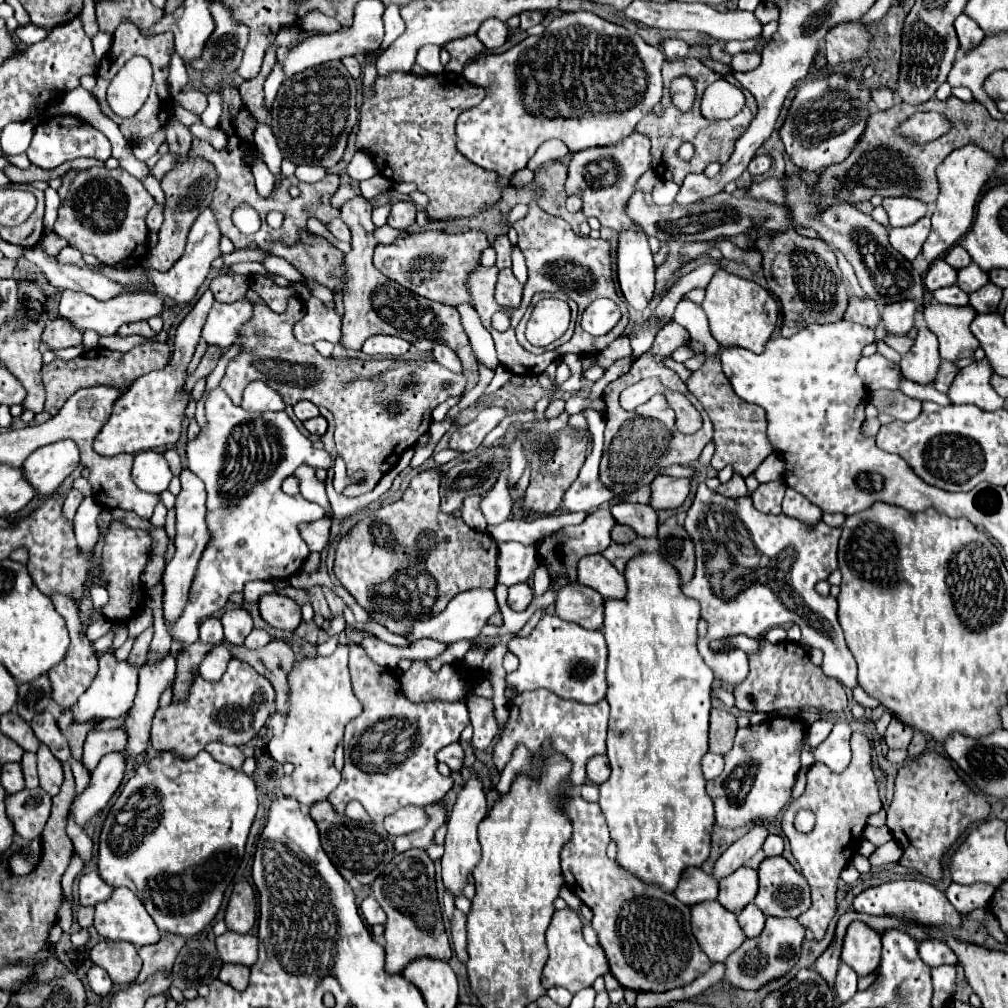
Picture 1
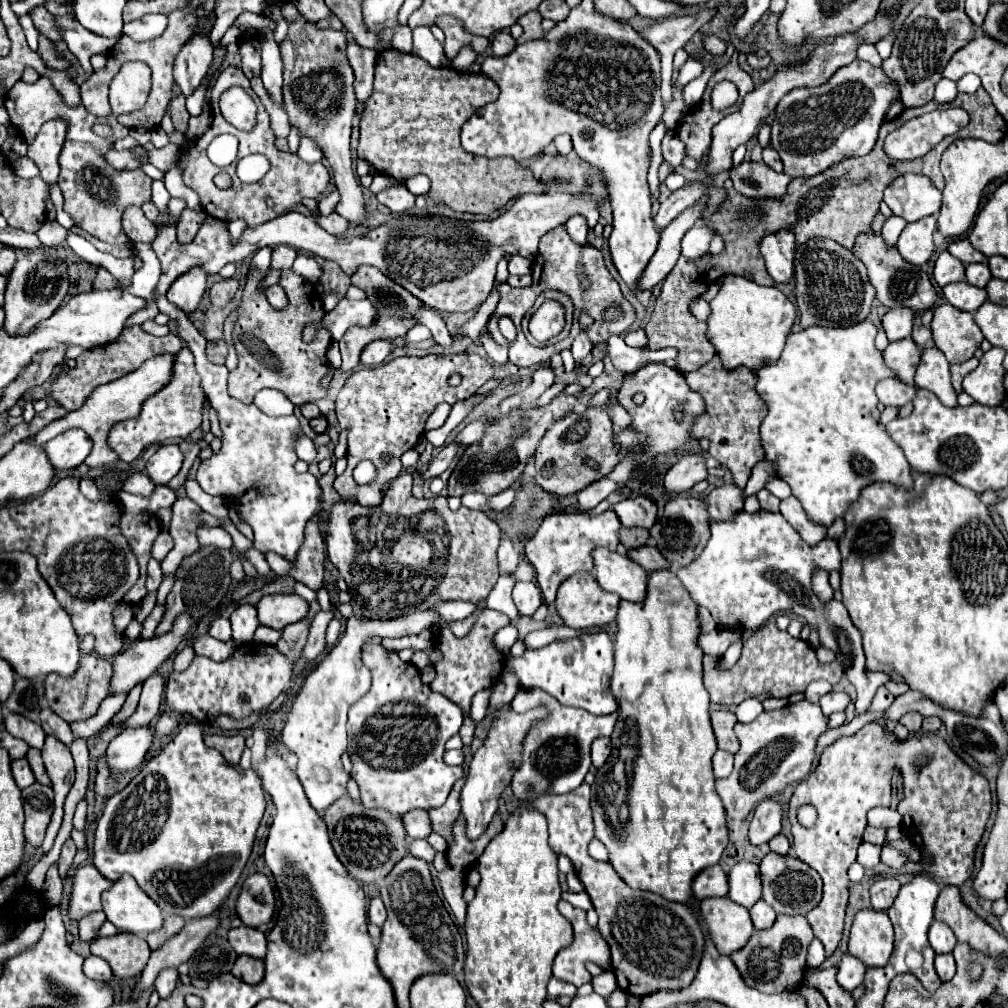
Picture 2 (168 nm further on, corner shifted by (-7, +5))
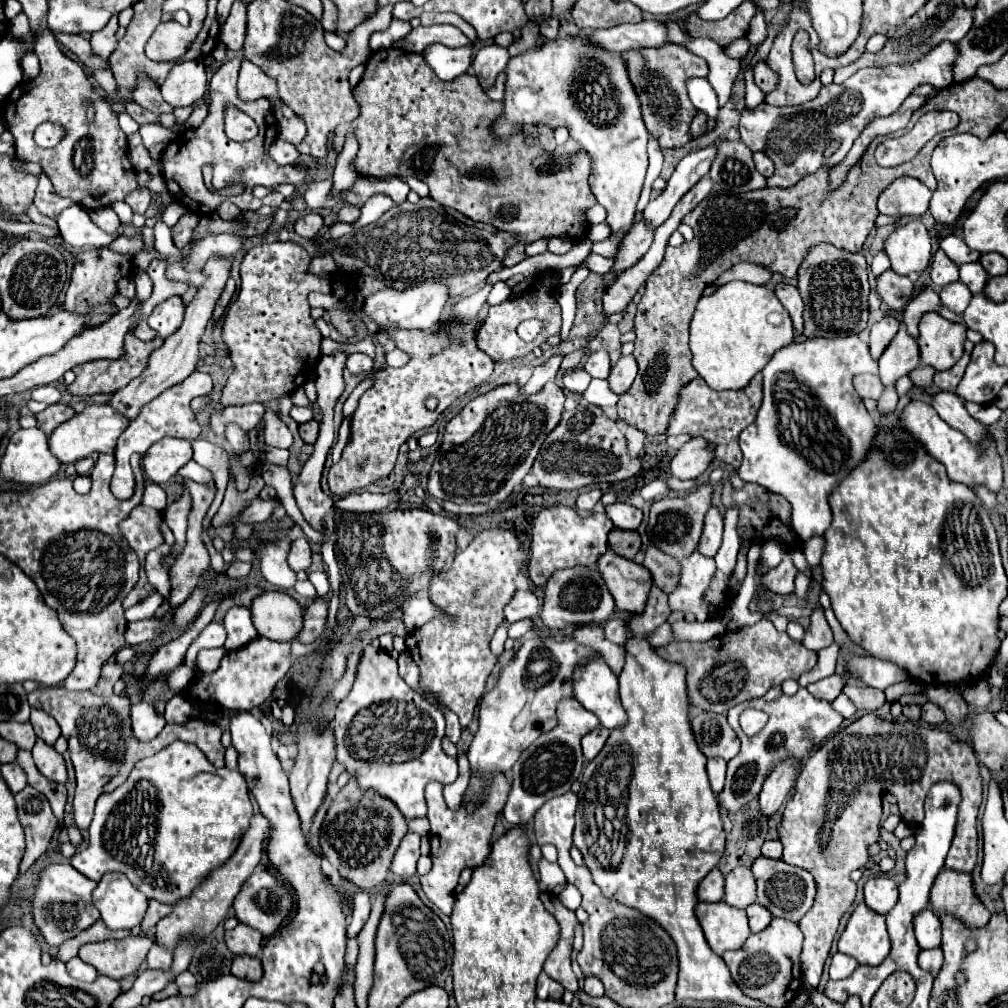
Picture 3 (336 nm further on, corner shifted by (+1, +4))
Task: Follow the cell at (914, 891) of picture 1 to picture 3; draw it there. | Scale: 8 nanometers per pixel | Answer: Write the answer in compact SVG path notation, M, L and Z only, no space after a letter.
M874 877L864 885L864 903L876 911L886 915L898 901L898 886L888 877Z

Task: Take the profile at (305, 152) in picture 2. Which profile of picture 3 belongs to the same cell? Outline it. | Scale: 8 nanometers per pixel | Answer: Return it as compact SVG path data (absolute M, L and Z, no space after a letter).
M292 117L292 119L282 119L278 123L278 137L292 143L294 147L298 147L304 137L306 137L306 125L304 121L300 121L300 117Z

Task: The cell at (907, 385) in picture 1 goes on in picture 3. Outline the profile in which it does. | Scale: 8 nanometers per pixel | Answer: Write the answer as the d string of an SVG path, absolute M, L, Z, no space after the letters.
M966 403L966 409L968 409L968 413L974 417L974 419L986 426L998 421L1002 415L1002 410L998 409L994 404Z

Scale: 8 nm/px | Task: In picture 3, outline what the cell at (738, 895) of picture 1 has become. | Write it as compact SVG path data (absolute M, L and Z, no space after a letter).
M736 867L726 875L724 901L738 909L746 909L756 903L756 881L748 867Z

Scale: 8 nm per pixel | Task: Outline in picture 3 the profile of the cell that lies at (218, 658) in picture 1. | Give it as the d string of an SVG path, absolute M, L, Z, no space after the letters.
M202 649L198 653L198 659L196 659L196 667L204 673L210 673L212 669L216 669L220 665L220 659L224 657L224 649Z

